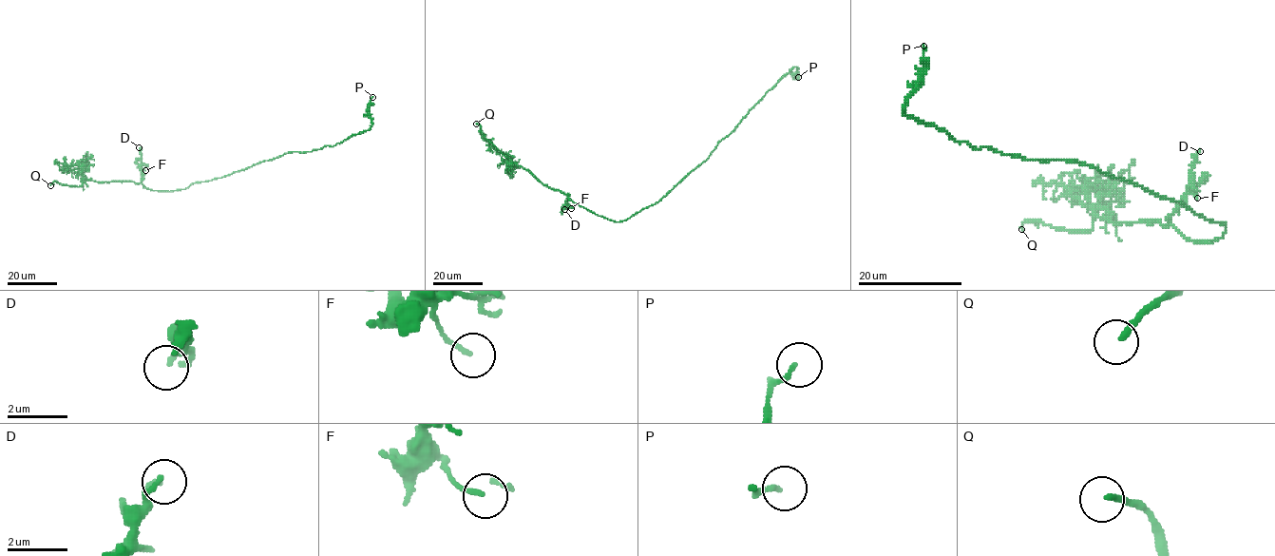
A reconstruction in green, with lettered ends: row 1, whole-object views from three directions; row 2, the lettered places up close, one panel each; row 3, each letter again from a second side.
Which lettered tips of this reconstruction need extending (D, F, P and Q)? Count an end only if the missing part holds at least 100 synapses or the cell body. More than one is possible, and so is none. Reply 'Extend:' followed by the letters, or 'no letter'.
Extend: Q

